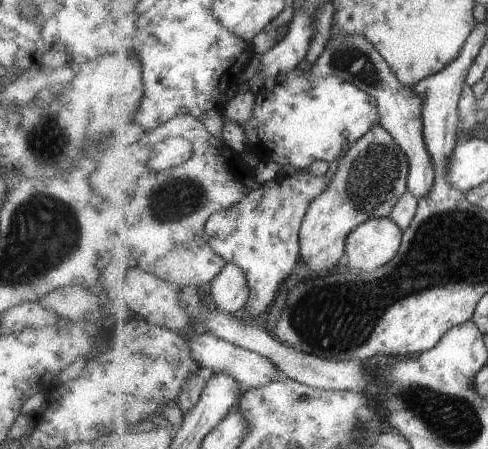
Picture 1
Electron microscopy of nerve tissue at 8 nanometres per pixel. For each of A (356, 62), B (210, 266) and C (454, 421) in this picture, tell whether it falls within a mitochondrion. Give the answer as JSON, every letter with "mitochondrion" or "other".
{"A":"mitochondrion","B":"other","C":"mitochondrion"}

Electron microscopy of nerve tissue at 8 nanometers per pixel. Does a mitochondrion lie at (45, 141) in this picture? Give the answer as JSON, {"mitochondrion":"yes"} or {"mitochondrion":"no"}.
{"mitochondrion":"yes"}

